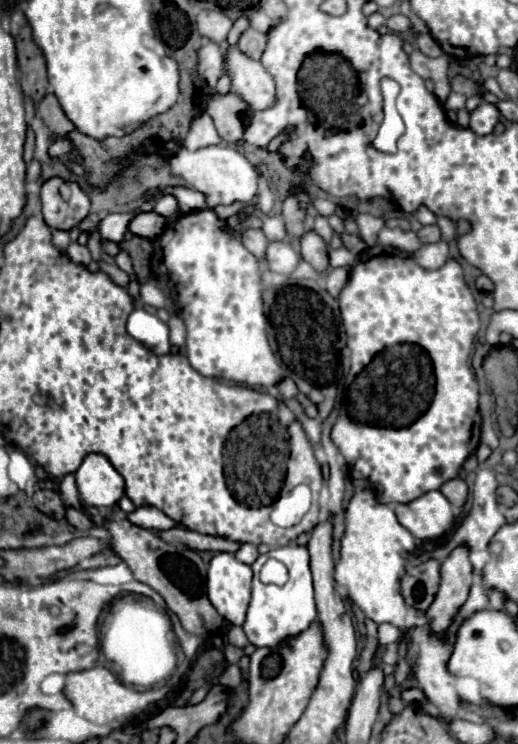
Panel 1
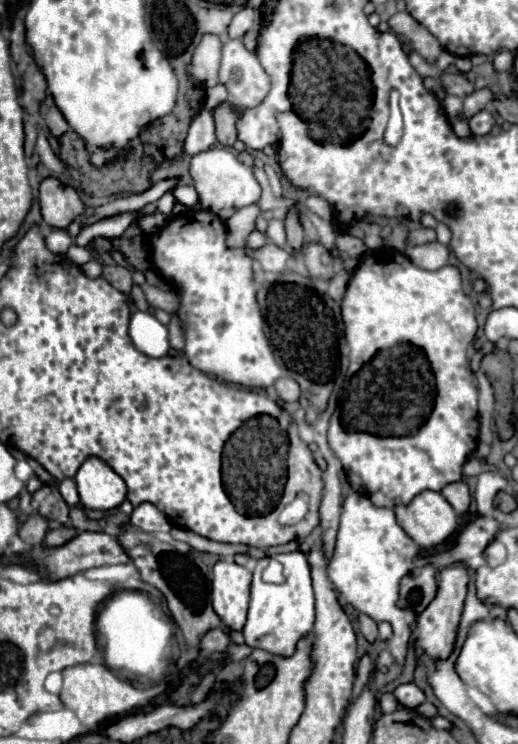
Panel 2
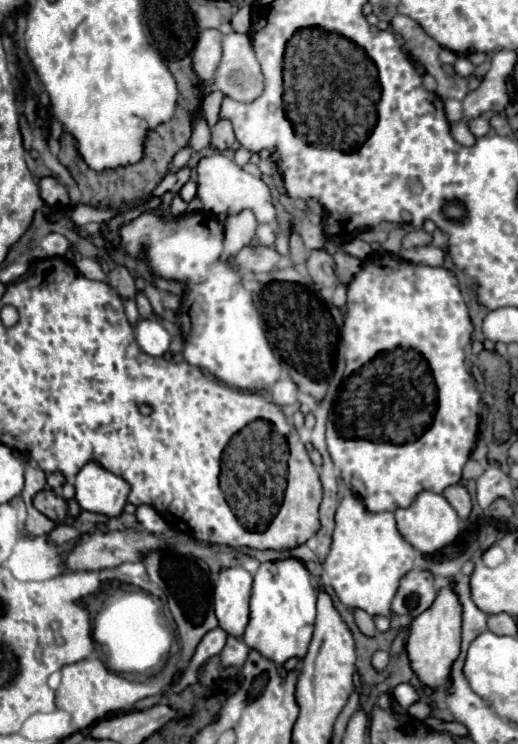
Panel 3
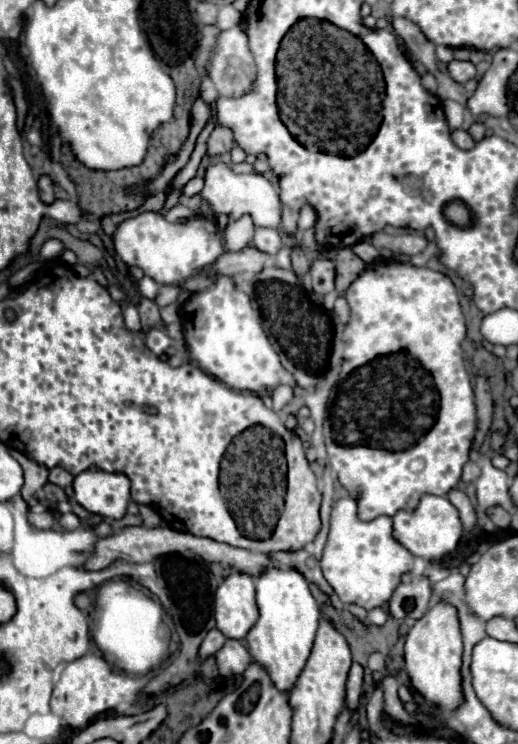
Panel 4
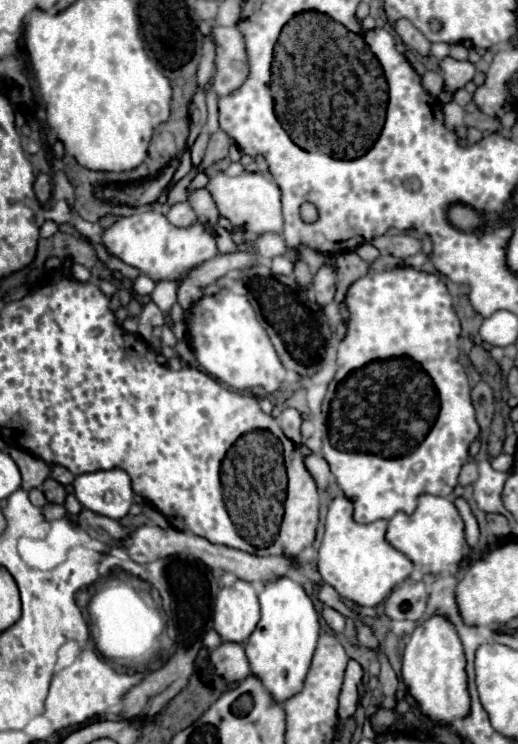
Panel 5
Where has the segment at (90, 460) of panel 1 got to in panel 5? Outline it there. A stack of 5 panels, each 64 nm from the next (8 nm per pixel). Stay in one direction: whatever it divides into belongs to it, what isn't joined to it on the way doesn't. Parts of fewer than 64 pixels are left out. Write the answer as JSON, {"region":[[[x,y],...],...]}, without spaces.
{"region":[[[98,470],[80,474],[74,480],[74,494],[78,502],[100,516],[120,520],[128,514],[132,504],[130,476],[124,470]]]}

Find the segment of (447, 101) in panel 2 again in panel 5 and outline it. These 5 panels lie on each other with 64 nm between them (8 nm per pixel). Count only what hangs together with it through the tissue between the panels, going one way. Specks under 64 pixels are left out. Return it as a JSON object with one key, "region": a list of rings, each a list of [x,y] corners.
{"region":[[[456,102],[444,104],[444,124],[448,130],[458,130],[464,124],[464,108]]]}

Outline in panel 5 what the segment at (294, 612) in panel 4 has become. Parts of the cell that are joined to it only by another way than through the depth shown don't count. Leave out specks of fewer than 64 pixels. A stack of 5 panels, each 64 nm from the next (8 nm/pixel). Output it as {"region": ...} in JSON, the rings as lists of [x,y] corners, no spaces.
{"region":[[[282,576],[278,580],[264,582],[262,592],[258,594],[260,600],[260,622],[256,624],[254,632],[246,640],[246,656],[250,660],[250,668],[268,692],[274,696],[276,702],[284,702],[290,696],[298,694],[302,690],[304,676],[310,668],[312,654],[316,650],[316,640],[318,640],[318,612],[306,594],[304,586],[292,580],[290,576]]]}

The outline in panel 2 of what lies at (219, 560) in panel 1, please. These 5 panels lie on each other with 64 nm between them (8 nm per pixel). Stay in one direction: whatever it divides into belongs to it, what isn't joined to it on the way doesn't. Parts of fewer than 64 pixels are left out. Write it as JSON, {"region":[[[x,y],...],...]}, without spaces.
{"region":[[[218,560],[212,568],[212,607],[222,624],[242,630],[250,602],[252,572],[236,562]]]}

